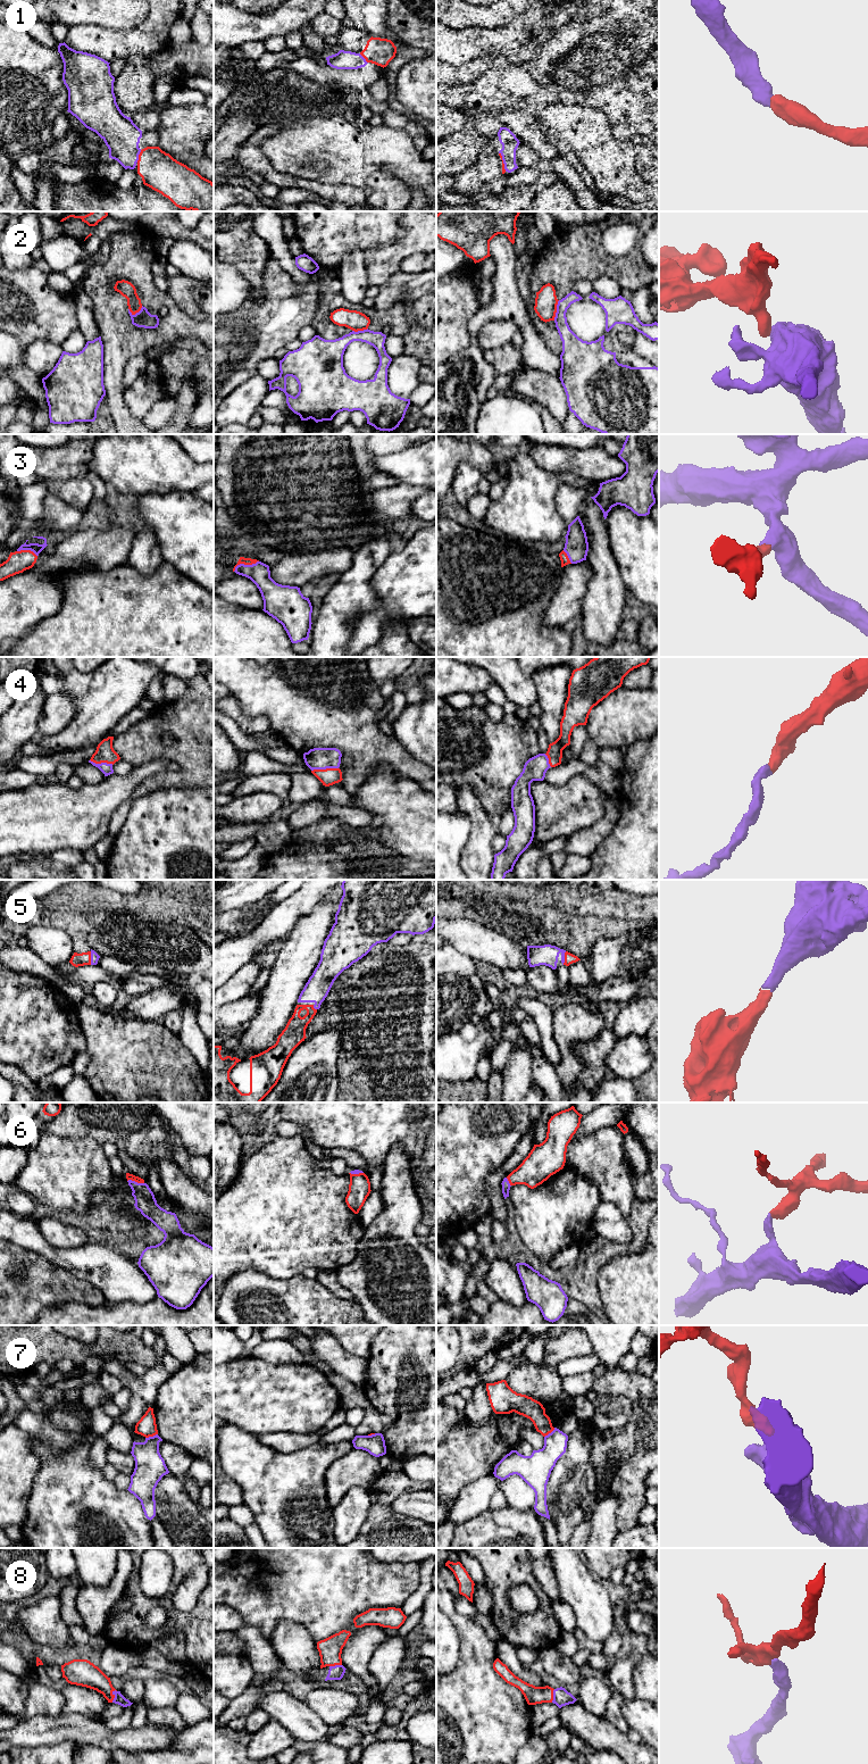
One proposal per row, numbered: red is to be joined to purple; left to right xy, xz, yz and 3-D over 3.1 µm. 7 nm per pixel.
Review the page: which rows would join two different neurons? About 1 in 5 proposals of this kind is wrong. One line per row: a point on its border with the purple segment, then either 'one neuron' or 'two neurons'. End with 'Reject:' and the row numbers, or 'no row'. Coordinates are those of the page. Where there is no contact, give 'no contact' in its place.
1: contact xy (138, 156); one neuron
2: contact yz (557, 310); two neurons
3: contact xz (243, 564); one neuron
4: contact xz (324, 768); one neuron
5: contact xy (91, 958); one neuron
6: contact xy (134, 1181); one neuron
7: contact xy (151, 1437); two neurons
8: contact xy (115, 1696); one neuron
Reject: 2, 7

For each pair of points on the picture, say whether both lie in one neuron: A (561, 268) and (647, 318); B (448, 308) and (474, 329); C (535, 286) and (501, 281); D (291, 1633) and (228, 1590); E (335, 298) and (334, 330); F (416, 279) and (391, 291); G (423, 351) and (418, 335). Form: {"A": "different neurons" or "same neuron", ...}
{"A": "different neurons", "B": "different neurons", "C": "different neurons", "D": "different neurons", "E": "same neuron", "F": "same neuron", "G": "same neuron"}

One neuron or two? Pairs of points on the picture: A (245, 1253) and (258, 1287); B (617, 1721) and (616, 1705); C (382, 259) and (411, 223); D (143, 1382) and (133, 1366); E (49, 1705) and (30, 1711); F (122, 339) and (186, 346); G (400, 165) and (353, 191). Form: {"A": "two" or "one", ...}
{"A": "two", "B": "one", "C": "one", "D": "two", "E": "one", "F": "two", "G": "two"}

